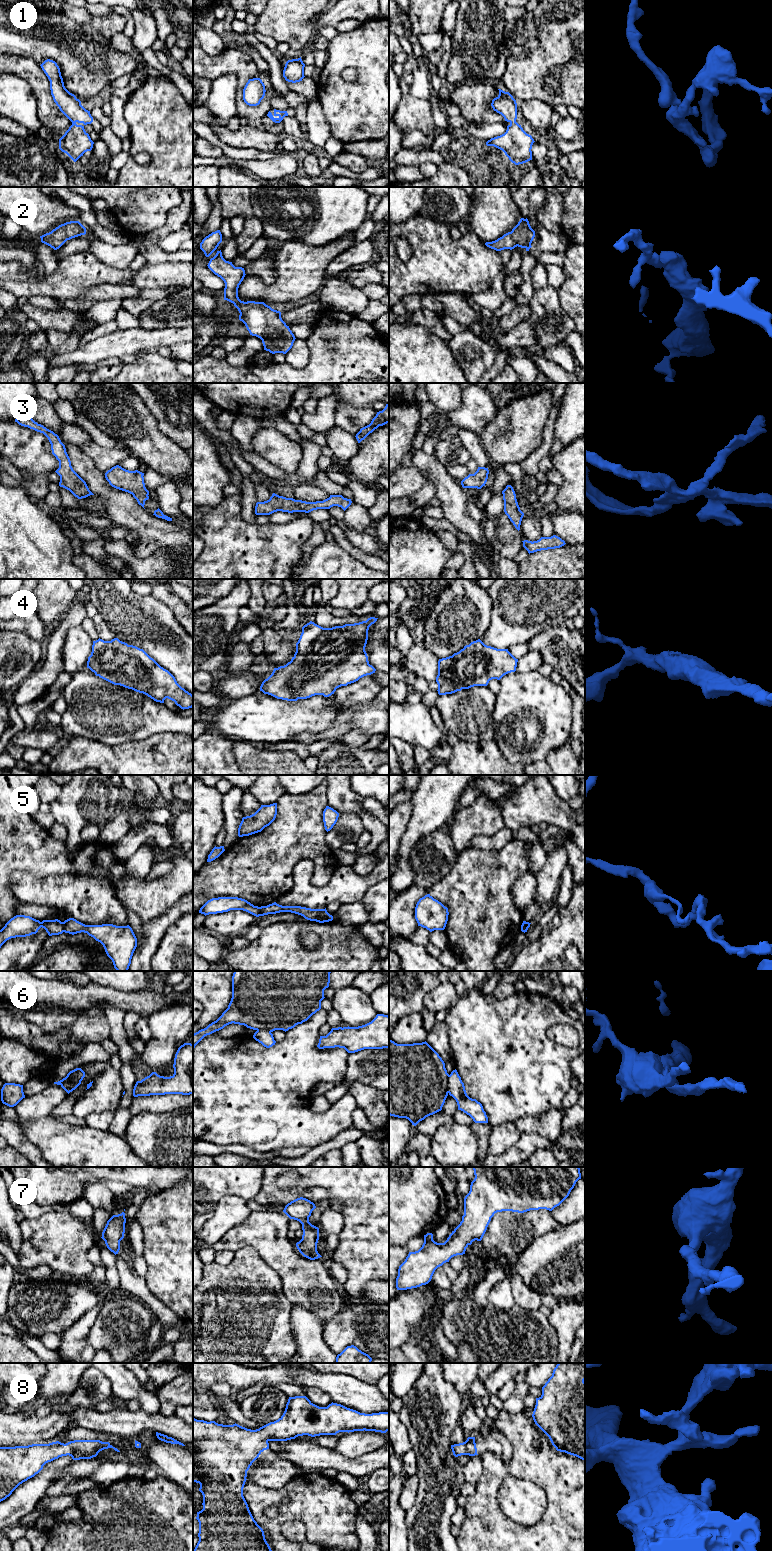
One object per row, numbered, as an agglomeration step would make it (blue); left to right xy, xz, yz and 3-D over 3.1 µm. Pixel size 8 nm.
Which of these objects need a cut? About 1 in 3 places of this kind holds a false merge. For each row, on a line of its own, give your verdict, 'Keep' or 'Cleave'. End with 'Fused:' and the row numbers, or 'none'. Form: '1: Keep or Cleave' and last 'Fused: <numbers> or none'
1: Keep
2: Keep
3: Keep
4: Keep
5: Cleave
6: Cleave
7: Keep
8: Keep
Fused: 5, 6

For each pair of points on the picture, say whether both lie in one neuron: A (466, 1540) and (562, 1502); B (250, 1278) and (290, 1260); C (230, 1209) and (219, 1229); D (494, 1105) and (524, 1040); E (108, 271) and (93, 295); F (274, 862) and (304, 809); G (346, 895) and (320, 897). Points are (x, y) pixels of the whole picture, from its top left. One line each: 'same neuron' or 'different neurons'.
A: same neuron
B: different neurons
C: same neuron
D: same neuron
E: different neurons
F: same neuron
G: same neuron

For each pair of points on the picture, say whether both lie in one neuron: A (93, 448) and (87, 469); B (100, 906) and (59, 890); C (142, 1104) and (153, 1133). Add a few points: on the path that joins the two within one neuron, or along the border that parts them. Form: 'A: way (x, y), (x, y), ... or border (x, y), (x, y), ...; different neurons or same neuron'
A: border (81, 449), (104, 474); different neurons
B: way (90, 904), (80, 896), (69, 893); same neuron
C: border (169, 1112), (140, 1112), (132, 1116); different neurons

